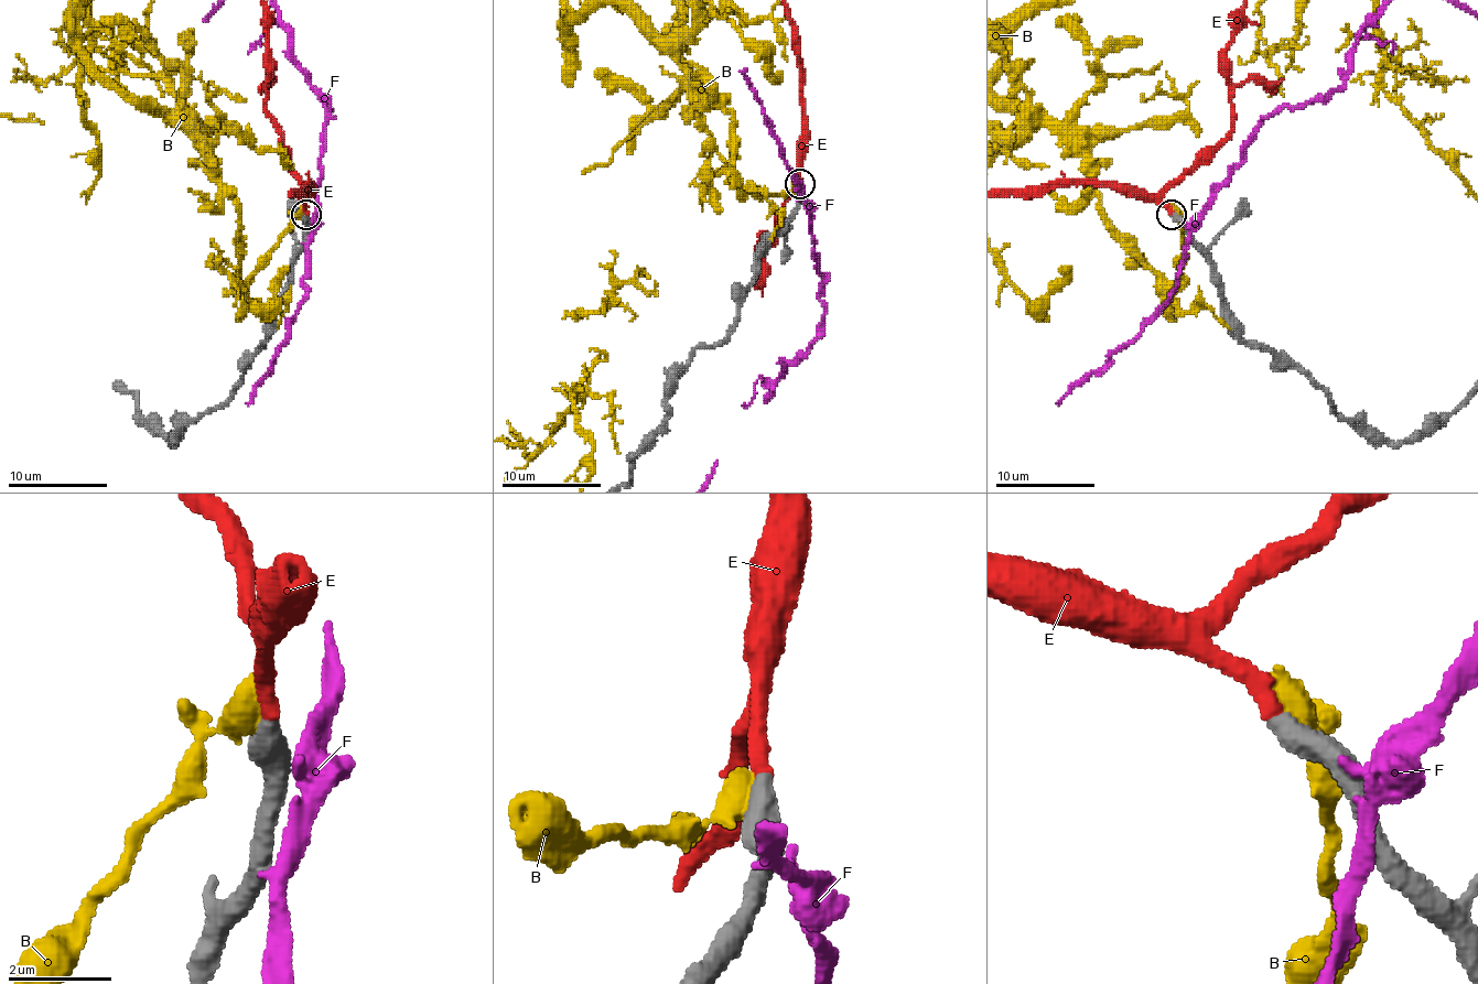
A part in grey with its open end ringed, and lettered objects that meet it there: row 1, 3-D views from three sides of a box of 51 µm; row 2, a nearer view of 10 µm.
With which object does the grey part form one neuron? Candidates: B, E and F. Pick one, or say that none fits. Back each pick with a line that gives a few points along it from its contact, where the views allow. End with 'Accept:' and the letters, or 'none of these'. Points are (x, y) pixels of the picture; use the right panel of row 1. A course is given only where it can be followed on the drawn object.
Accept: E

